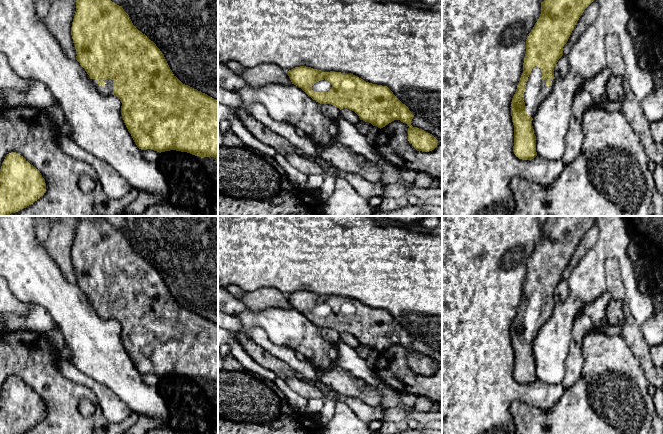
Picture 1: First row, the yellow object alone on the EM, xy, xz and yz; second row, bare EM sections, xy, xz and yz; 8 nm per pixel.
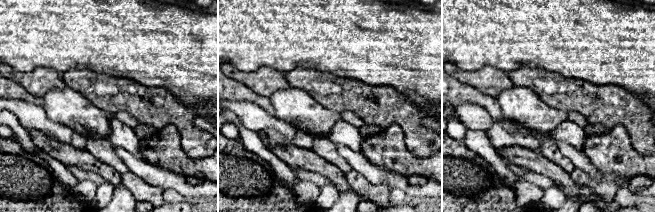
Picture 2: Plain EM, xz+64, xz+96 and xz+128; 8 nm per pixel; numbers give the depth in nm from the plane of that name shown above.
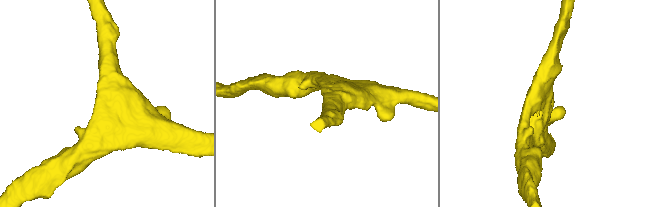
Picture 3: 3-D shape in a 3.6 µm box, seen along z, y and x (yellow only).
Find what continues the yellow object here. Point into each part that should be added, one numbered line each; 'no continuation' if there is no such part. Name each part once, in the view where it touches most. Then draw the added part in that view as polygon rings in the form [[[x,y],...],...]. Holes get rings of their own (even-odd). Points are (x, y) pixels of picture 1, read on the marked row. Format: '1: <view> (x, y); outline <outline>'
1: yz (536, 91); outline [[[537,66],[533,67],[526,82],[526,89],[524,92],[526,112],[532,118],[534,117],[540,103],[551,92],[556,79],[551,79],[549,81],[552,82],[552,85],[547,87],[546,81],[542,79],[541,69]]]

